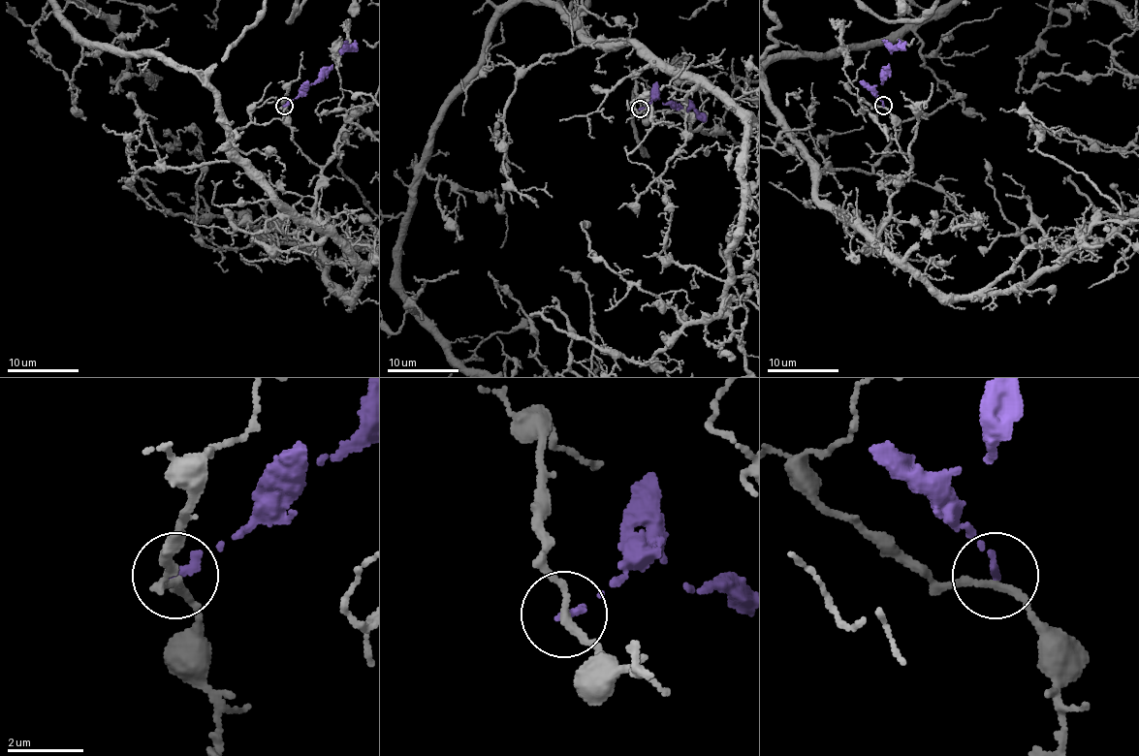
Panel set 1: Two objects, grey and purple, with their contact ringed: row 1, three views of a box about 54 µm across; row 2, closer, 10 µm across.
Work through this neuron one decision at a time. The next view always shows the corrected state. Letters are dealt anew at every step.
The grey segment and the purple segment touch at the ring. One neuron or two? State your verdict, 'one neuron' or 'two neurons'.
two neurons

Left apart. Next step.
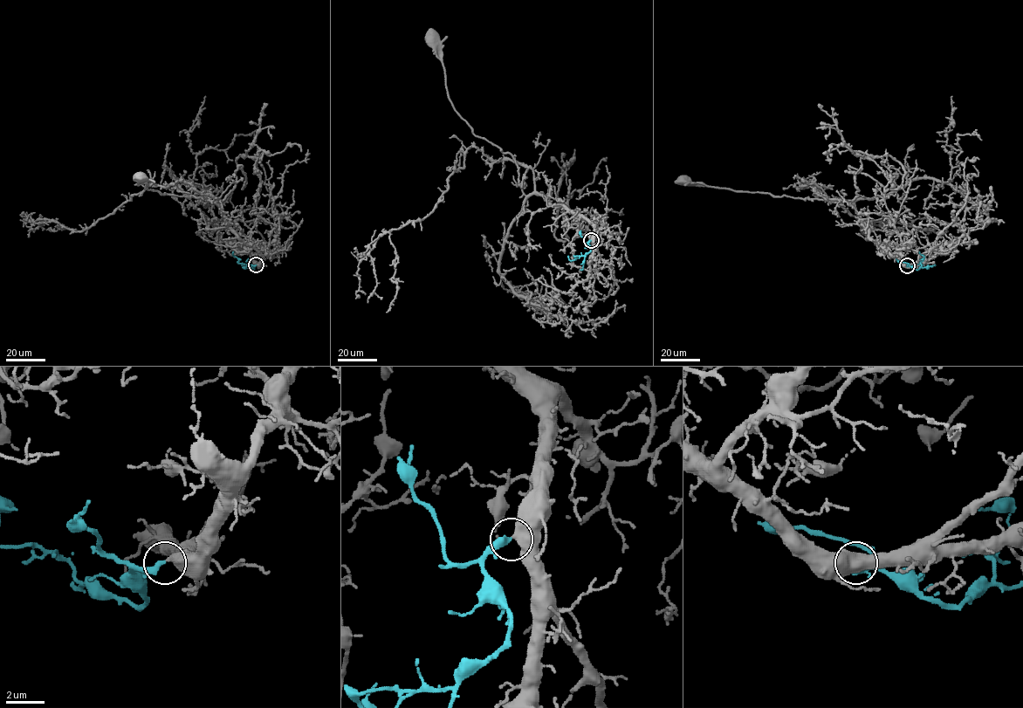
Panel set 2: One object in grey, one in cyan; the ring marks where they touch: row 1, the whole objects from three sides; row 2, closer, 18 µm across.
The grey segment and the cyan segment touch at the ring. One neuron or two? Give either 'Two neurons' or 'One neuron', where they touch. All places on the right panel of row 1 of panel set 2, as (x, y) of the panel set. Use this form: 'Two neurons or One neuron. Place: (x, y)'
One neuron. Place: (907, 265)

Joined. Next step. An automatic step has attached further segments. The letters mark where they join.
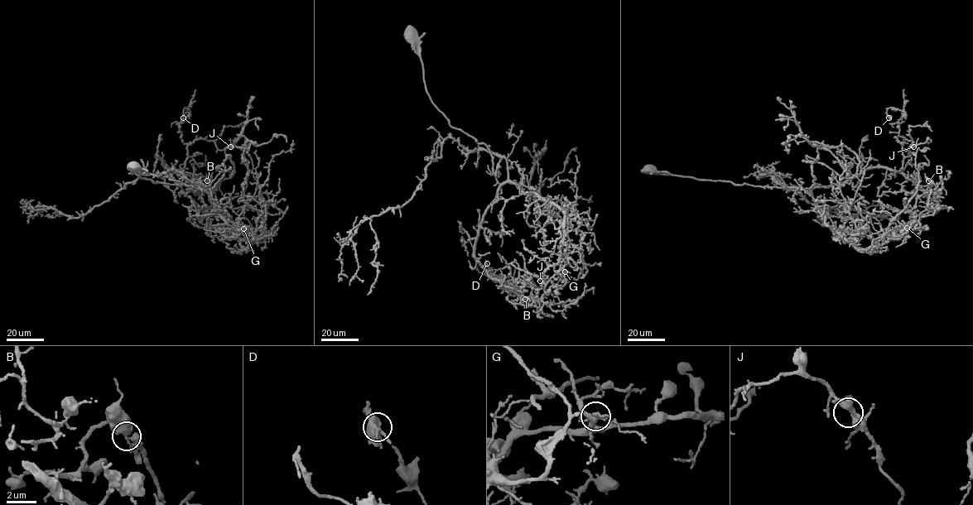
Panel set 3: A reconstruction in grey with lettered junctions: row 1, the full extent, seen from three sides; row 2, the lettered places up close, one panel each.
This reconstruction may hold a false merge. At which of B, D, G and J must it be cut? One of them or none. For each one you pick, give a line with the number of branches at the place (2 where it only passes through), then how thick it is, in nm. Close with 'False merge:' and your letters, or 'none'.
B: branches 2; calibre 440 nm
False merge: B

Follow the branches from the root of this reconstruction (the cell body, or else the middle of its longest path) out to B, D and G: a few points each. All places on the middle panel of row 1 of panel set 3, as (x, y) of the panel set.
B: (408, 36), (431, 103), (452, 127), (484, 143), (492, 158), (499, 188), (479, 232), (477, 262), (525, 299)
D: (408, 36), (431, 103), (492, 158), (499, 188), (474, 256), (498, 277), (485, 274), (494, 276), (487, 263)
G: (408, 36), (431, 103), (452, 127), (486, 146), (496, 180), (536, 193), (563, 213), (559, 261), (565, 271)

